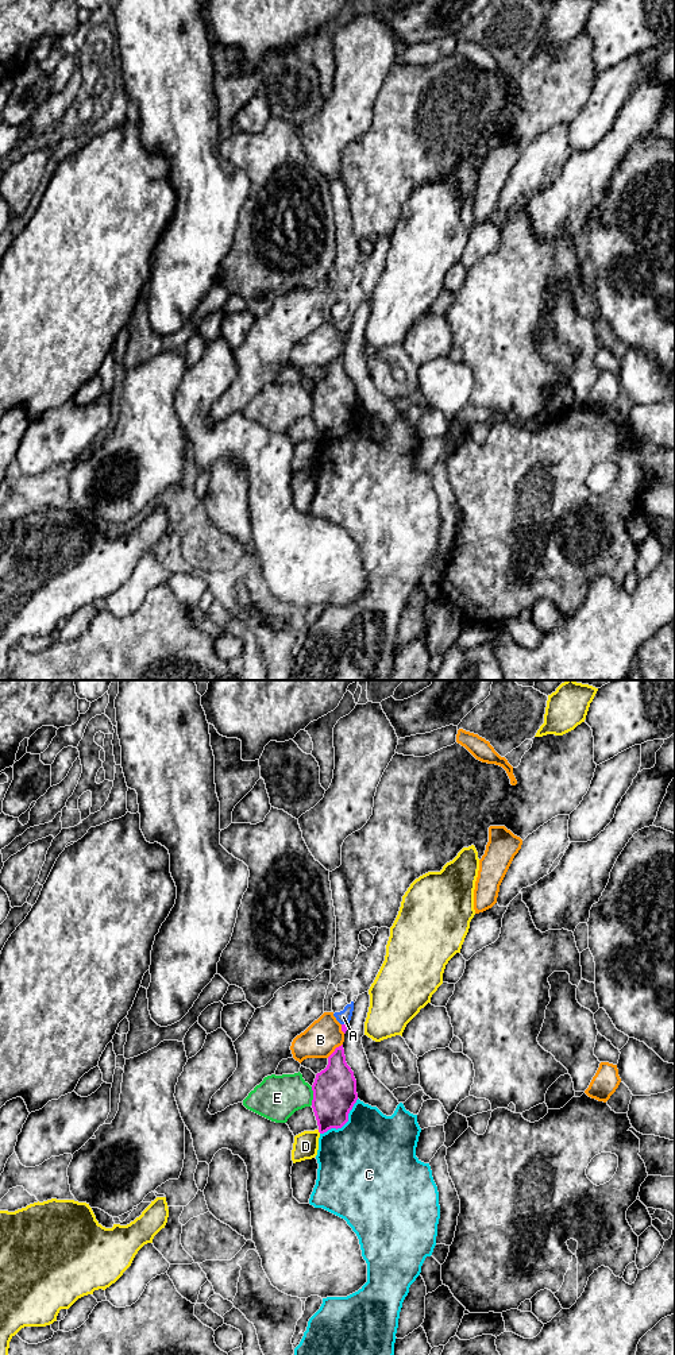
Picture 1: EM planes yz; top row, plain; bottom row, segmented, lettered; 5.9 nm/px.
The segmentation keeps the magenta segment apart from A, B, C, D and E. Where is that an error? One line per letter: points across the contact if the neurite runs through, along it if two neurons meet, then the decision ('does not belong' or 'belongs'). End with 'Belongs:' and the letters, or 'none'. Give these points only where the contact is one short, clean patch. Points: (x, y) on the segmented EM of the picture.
A: along yz (342, 1023), (347, 1025) | does not belong
B: does not belong
C: does not belong
D: does not belong
E: along yz (311, 1087), (312, 1104) | does not belong
Belongs: none

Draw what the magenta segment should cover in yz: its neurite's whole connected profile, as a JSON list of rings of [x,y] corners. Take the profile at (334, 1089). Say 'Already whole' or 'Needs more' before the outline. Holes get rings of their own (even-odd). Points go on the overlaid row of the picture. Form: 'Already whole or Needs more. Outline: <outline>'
Already whole. Outline: [[[343,1045],[328,1057],[327,1068],[316,1074],[312,1090],[319,1132],[342,1128],[358,1100],[356,1080],[346,1062]]]

